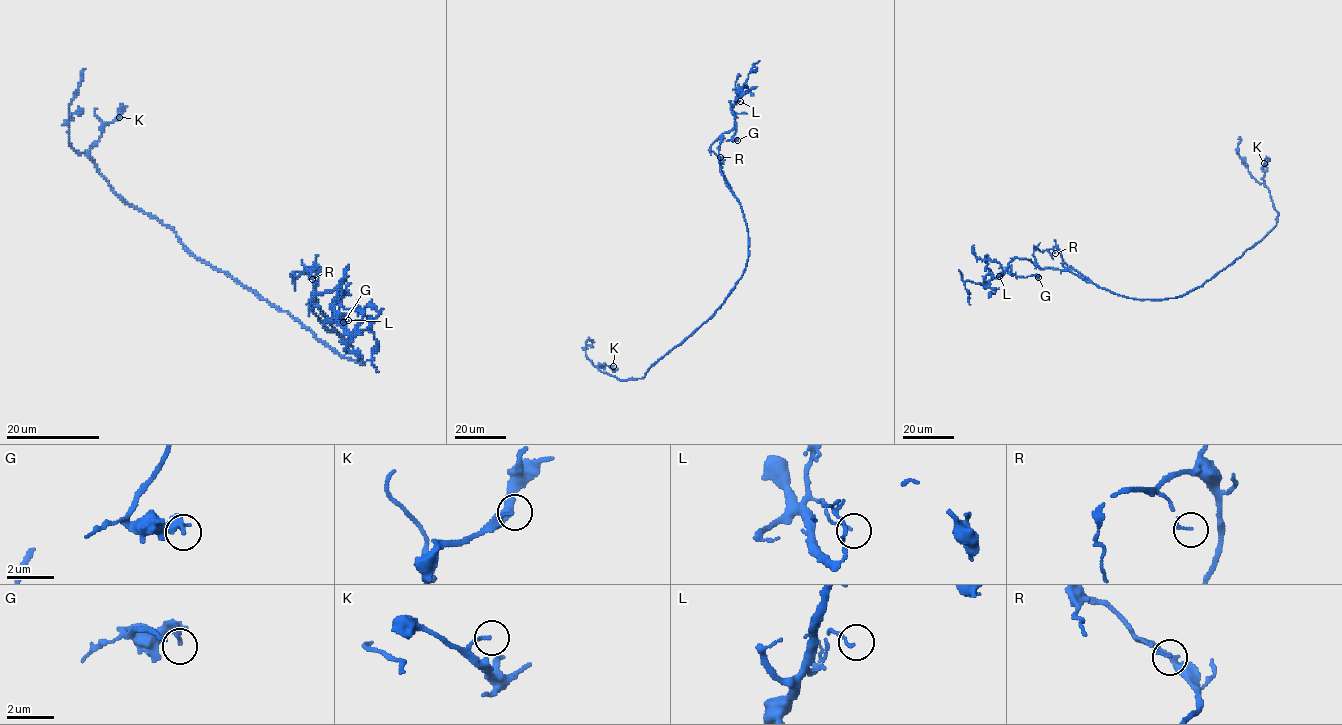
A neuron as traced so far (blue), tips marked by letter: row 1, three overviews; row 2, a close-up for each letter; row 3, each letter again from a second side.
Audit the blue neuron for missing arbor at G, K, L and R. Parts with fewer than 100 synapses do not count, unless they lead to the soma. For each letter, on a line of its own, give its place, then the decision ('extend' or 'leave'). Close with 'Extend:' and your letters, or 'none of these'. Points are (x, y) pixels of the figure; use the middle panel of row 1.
G: place (737, 140); leave
K: place (613, 366); leave
L: place (740, 101); leave
R: place (720, 157); leave
Extend: none of these

